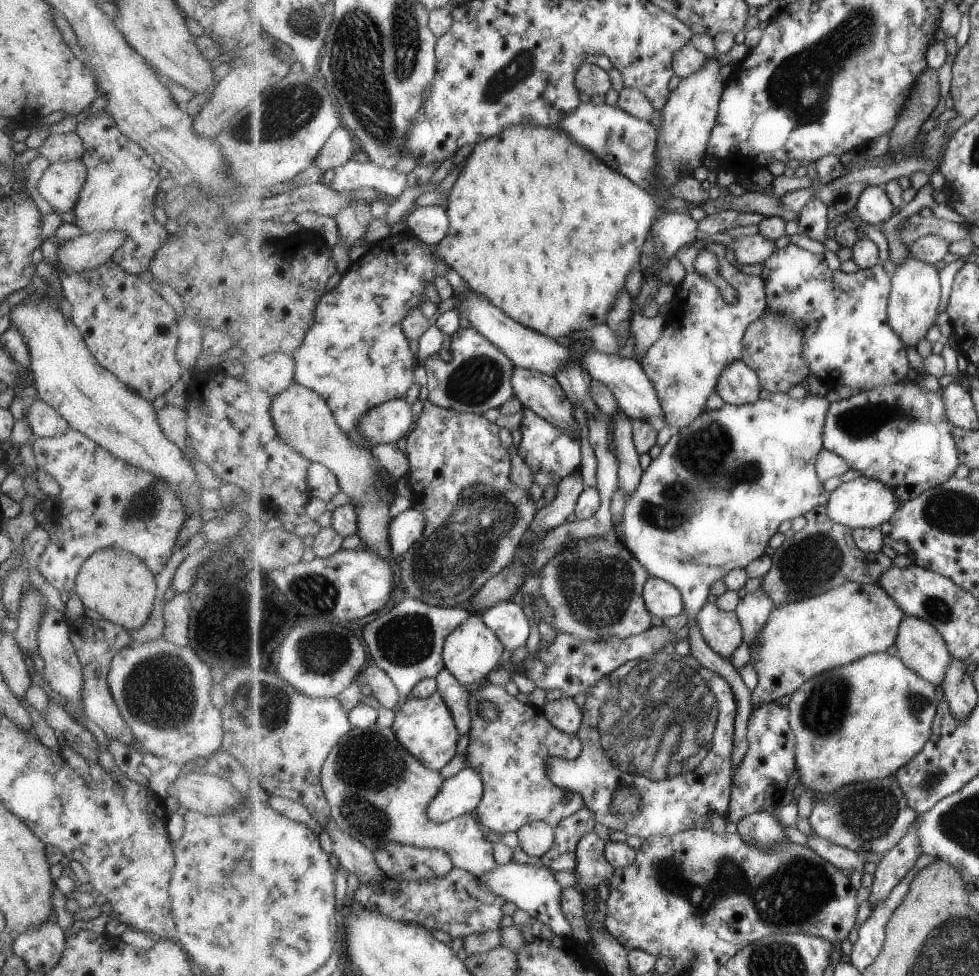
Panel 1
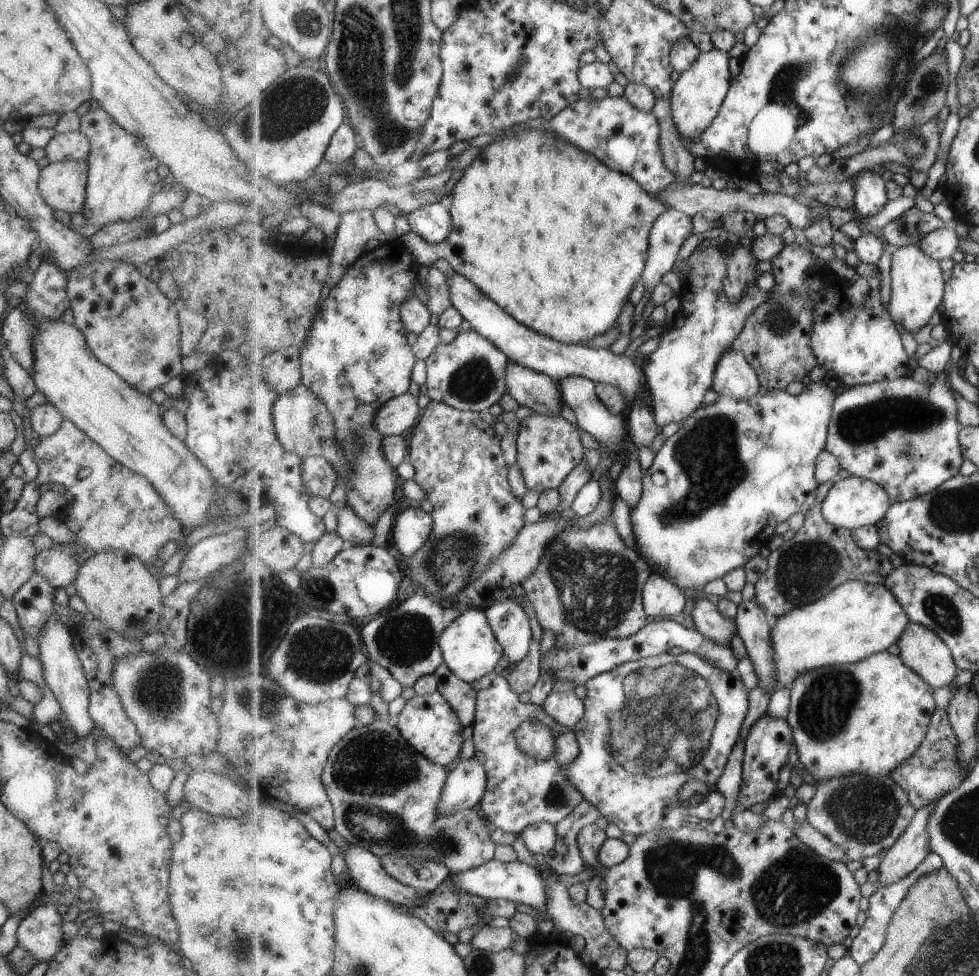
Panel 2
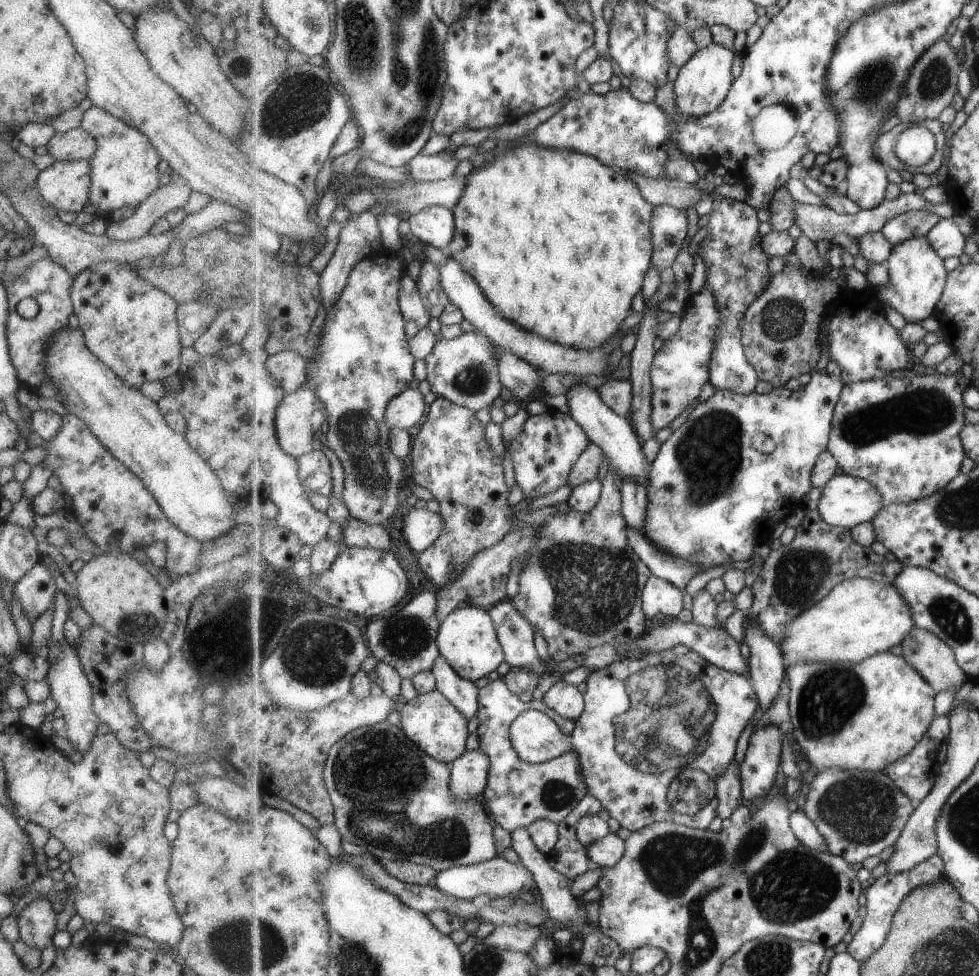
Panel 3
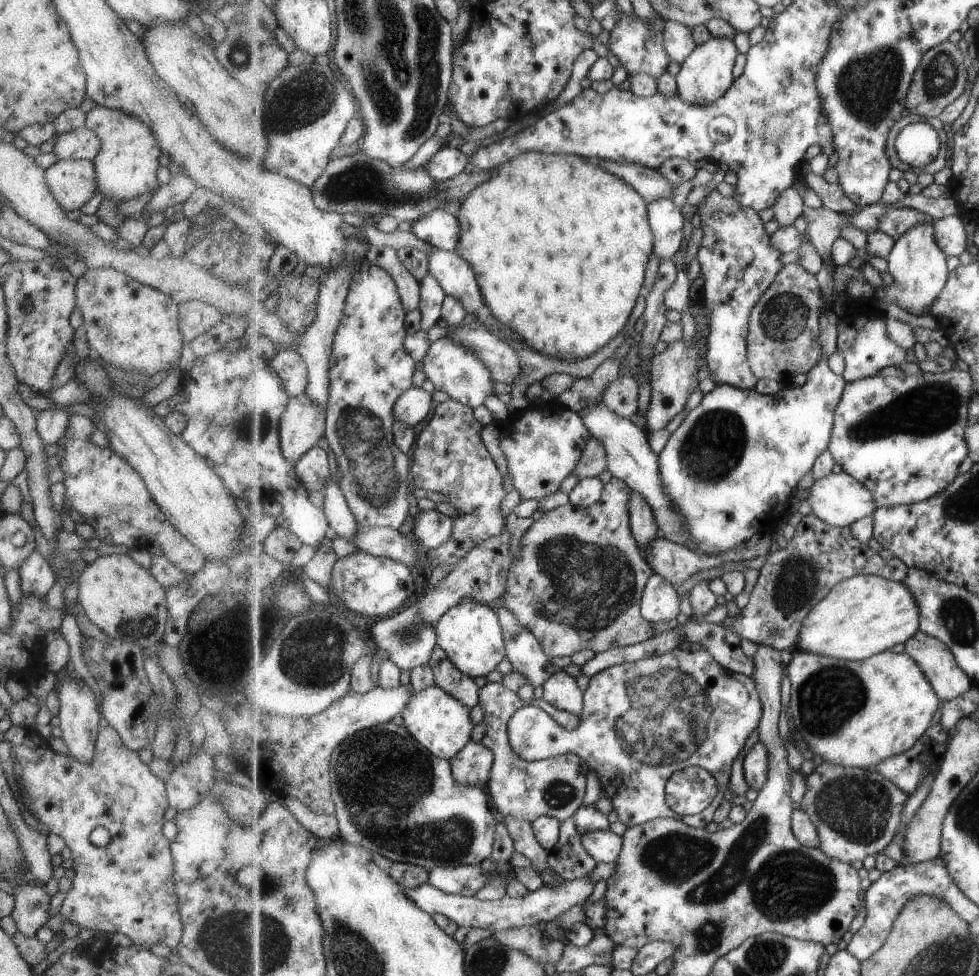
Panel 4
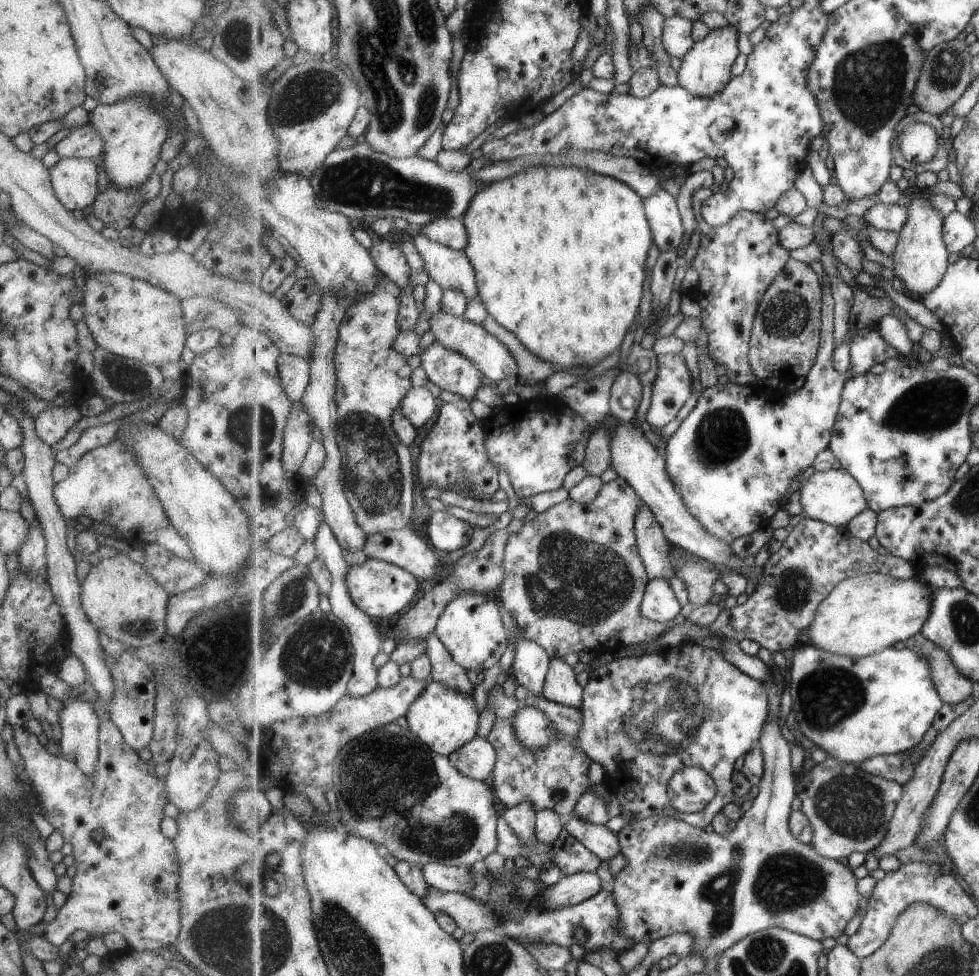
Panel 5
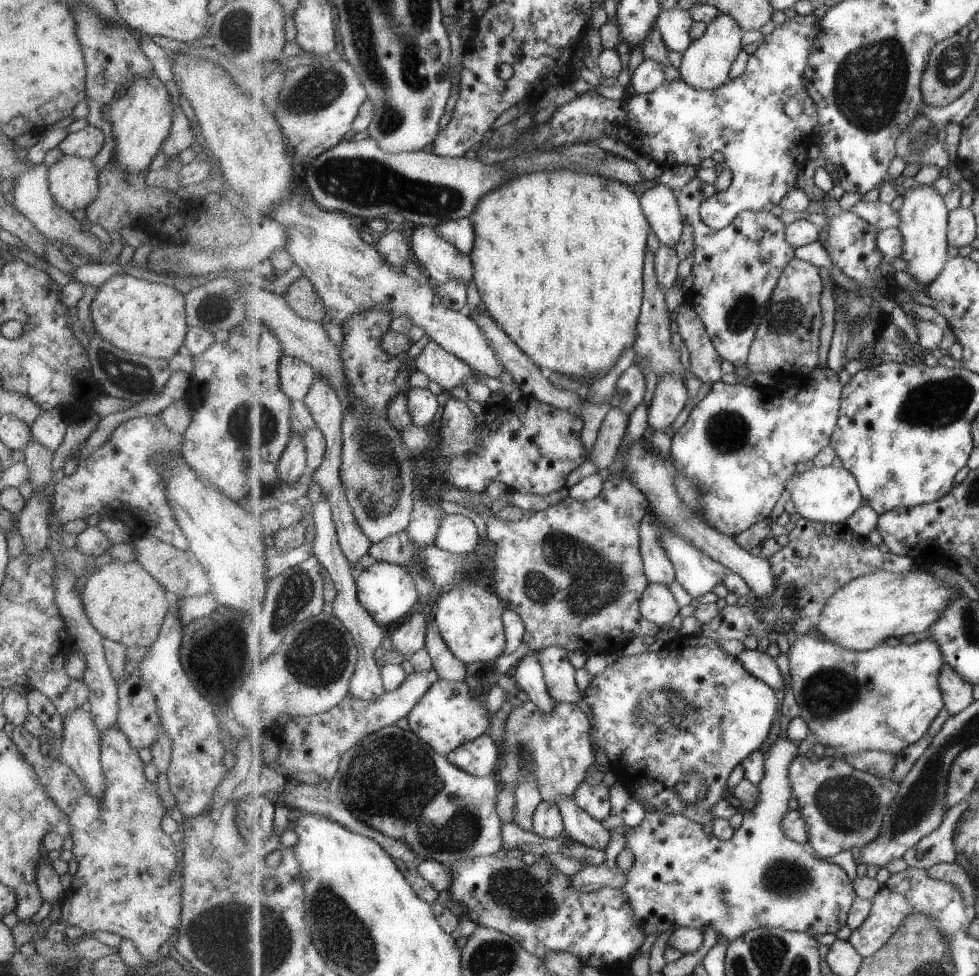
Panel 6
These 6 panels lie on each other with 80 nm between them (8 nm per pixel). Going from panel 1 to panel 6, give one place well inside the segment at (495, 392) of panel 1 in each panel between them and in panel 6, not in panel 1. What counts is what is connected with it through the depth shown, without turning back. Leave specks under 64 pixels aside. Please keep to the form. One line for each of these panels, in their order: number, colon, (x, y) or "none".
2: (469, 373)
3: (465, 370)
4: (456, 369)
5: (450, 370)
6: (448, 370)

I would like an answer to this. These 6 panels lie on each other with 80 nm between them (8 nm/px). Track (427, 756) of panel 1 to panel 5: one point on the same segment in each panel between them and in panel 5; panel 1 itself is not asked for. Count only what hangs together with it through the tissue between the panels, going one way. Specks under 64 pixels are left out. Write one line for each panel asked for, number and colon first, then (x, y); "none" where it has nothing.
2: (431, 725)
3: (431, 720)
4: (439, 721)
5: (446, 719)

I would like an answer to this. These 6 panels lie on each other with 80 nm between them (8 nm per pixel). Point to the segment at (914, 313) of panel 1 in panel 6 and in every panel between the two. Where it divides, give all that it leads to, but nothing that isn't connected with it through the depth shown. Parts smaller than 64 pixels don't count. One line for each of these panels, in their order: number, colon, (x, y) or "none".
2: (918, 286)
3: (918, 277)
4: (918, 264)
5: (921, 260)
6: (924, 216)

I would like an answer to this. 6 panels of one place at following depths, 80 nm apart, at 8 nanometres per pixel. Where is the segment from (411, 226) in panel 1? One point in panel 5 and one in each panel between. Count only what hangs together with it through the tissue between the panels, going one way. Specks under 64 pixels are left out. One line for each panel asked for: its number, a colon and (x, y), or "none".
2: (433, 223)
3: (435, 225)
4: (441, 228)
5: (451, 232)

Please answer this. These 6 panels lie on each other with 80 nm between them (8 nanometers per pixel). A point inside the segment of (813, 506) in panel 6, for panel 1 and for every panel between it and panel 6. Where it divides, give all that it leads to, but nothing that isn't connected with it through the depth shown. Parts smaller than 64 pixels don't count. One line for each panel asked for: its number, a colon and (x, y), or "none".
1: (864, 502)
2: (855, 502)
3: (846, 501)
4: (840, 499)
5: (835, 496)

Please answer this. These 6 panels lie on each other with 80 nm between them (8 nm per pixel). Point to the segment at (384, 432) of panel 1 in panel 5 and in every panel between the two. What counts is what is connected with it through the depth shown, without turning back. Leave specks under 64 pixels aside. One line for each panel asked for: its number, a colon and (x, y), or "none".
2: (397, 416)
3: (404, 411)
4: (413, 407)
5: (419, 405)

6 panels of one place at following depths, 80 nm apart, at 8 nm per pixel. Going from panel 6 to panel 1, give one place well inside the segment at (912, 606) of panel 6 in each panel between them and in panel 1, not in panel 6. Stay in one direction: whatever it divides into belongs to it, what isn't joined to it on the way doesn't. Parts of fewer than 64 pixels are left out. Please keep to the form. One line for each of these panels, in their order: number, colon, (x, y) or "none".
1: (802, 639)
2: (857, 619)
3: (861, 617)
4: (864, 615)
5: (865, 614)

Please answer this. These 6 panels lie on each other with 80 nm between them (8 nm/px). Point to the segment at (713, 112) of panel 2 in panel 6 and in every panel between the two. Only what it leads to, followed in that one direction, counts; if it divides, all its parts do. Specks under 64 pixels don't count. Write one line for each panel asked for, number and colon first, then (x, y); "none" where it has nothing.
3: (702, 85)
4: (706, 75)
5: (705, 71)
6: (706, 64)

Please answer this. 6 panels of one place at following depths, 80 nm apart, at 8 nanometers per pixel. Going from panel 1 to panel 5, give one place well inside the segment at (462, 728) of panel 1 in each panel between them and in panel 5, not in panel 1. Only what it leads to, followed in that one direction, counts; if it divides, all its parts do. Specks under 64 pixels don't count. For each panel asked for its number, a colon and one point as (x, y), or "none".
2: (461, 695)
3: (462, 692)
4: (452, 680)
5: (445, 669)

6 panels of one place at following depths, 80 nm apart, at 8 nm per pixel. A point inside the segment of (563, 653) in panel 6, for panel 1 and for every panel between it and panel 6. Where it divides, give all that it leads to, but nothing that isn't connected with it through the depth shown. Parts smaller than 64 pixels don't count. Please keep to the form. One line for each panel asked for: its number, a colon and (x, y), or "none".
1: (564, 713)
2: (565, 707)
3: (566, 700)
4: (561, 690)
5: (561, 686)

